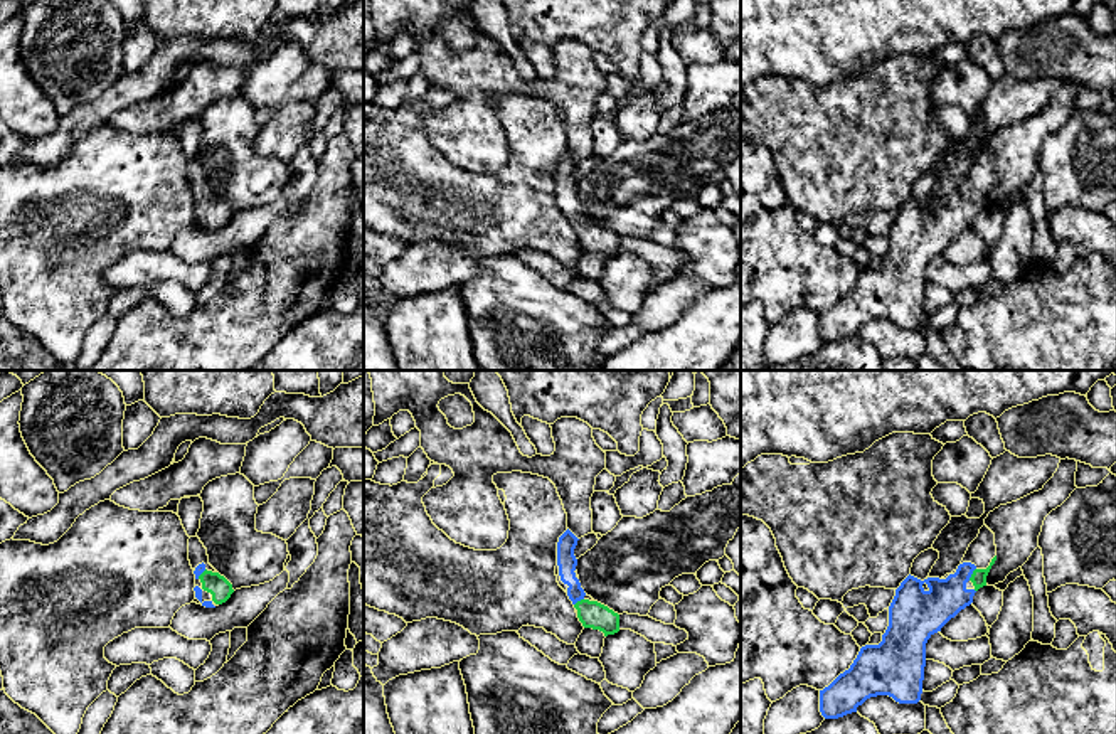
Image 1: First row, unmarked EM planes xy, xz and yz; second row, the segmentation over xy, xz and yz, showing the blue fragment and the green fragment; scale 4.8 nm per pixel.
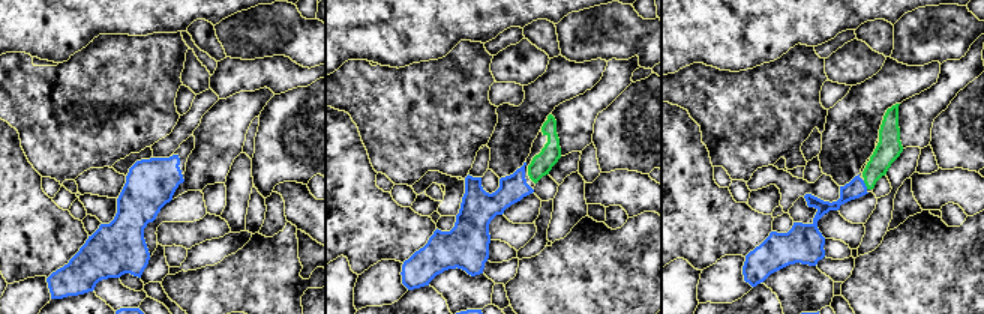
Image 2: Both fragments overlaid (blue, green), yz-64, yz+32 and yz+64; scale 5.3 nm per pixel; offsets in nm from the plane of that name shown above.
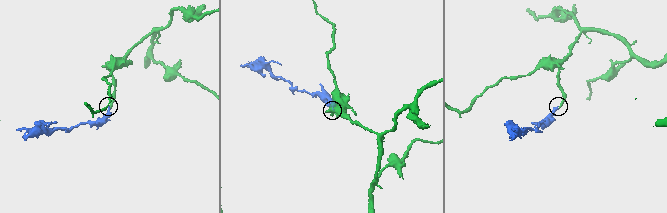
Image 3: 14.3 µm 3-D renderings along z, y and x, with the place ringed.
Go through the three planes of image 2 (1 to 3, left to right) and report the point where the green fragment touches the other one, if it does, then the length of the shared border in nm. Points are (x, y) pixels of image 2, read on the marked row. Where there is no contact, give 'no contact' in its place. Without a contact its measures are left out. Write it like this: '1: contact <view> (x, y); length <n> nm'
1: no contact
2: no contact
3: contact yz+64 (864, 185); length 50 nm

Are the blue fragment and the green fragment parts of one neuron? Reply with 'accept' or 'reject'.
accept

